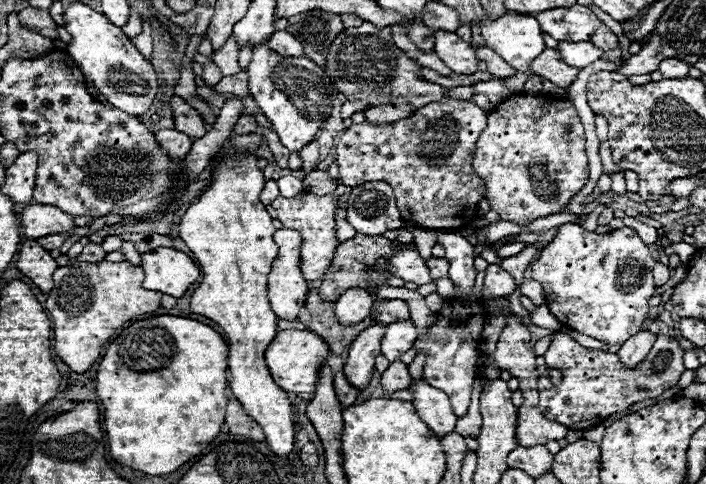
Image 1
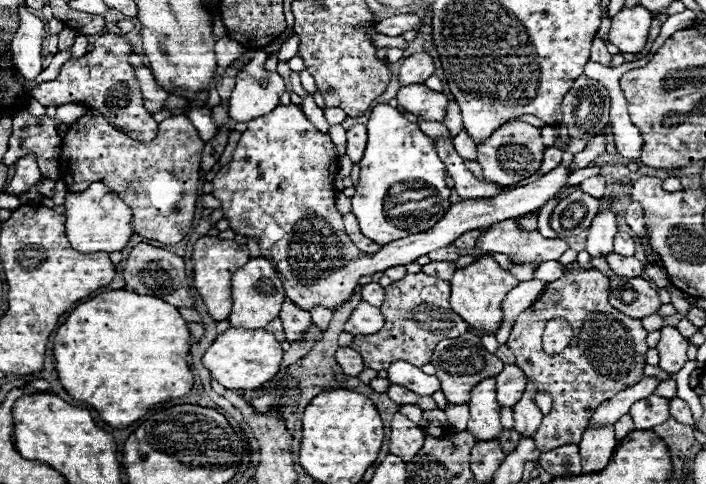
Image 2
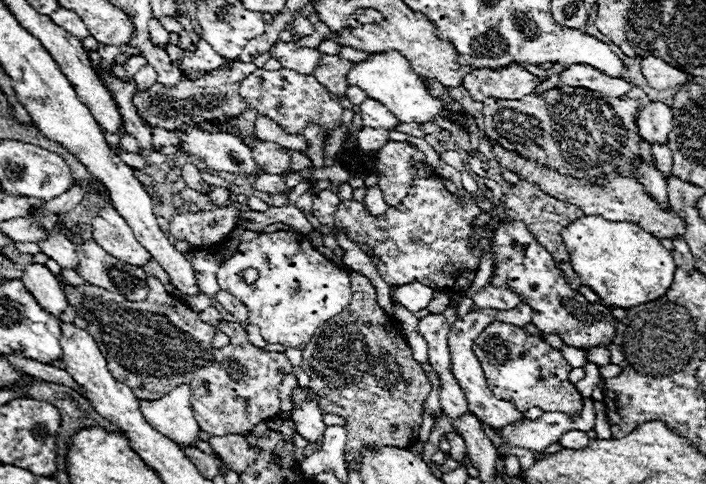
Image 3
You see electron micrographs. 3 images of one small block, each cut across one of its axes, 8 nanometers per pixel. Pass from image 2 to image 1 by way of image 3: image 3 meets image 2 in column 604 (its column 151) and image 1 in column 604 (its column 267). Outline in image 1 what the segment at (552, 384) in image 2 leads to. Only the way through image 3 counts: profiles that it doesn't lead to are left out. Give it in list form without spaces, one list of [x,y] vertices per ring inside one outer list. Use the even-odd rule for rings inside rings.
[[[554,332],[548,350],[544,352],[544,360],[548,368],[562,372],[562,382],[552,384],[548,376],[538,380],[538,410],[552,422],[564,424],[572,430],[590,430],[596,424],[602,424],[608,416],[622,412],[624,408],[648,400],[658,398],[668,388],[676,386],[684,368],[682,362],[682,348],[678,346],[676,338],[670,336],[656,336],[656,342],[648,356],[636,364],[634,368],[626,368],[618,354],[610,354],[604,350],[588,350],[574,342],[564,332]]]

